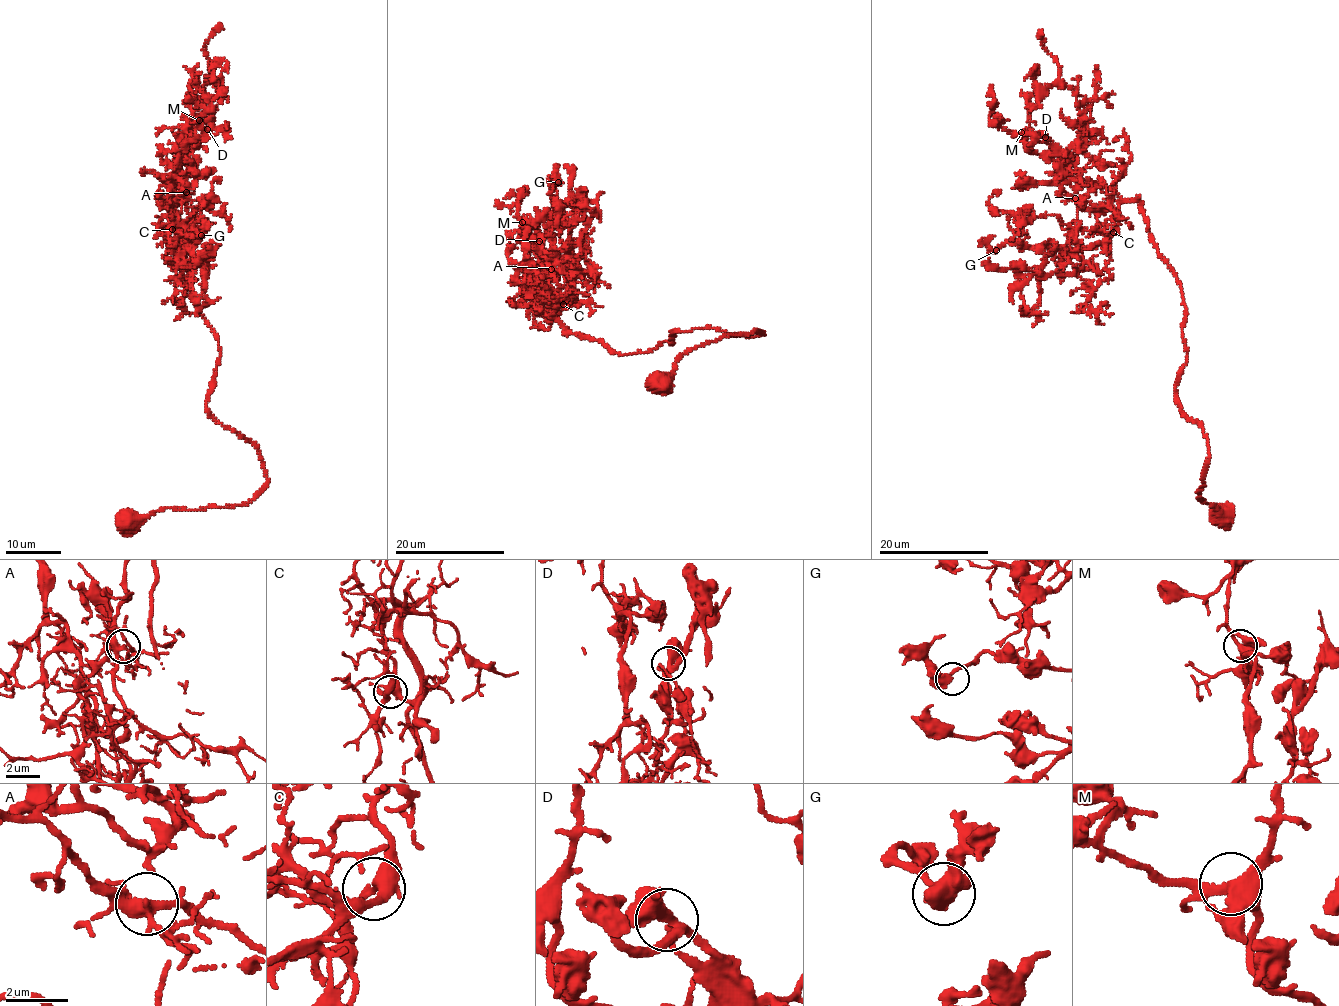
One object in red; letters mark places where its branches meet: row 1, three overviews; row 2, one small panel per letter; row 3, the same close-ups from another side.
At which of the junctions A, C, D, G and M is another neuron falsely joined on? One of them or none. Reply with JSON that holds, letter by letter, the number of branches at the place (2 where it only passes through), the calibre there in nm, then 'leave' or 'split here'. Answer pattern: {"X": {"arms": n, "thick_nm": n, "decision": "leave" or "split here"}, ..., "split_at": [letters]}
{"A": {"arms": 3, "thick_nm": 280, "decision": "leave"}, "C": {"arms": 3, "thick_nm": 360, "decision": "leave"}, "D": {"arms": 3, "thick_nm": 320, "decision": "leave"}, "G": {"arms": 3, "thick_nm": 360, "decision": "leave"}, "M": {"arms": 3, "thick_nm": 360, "decision": "leave"}, "split_at": []}

